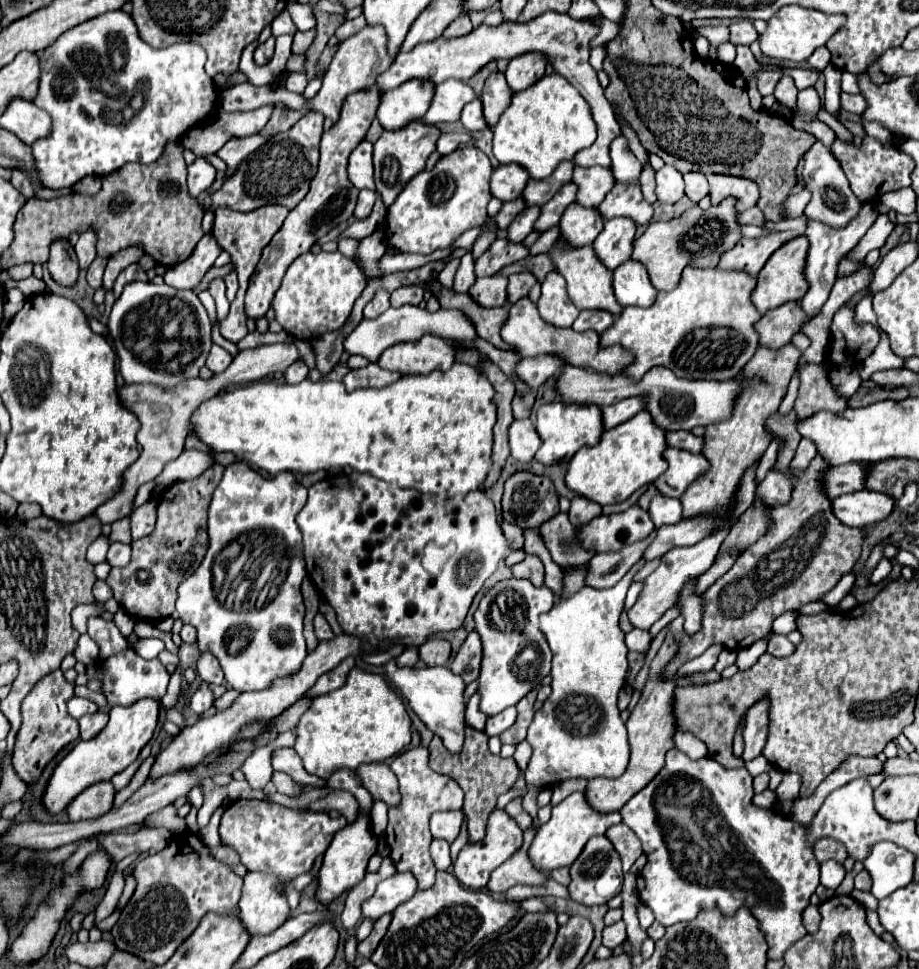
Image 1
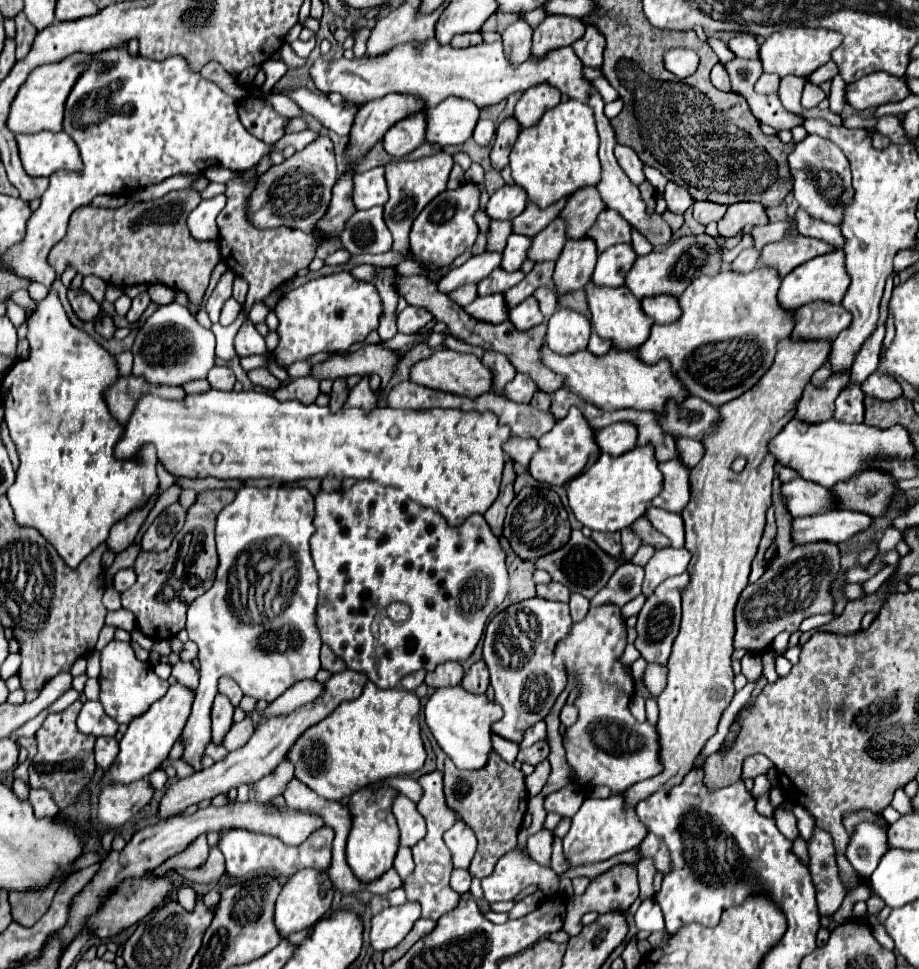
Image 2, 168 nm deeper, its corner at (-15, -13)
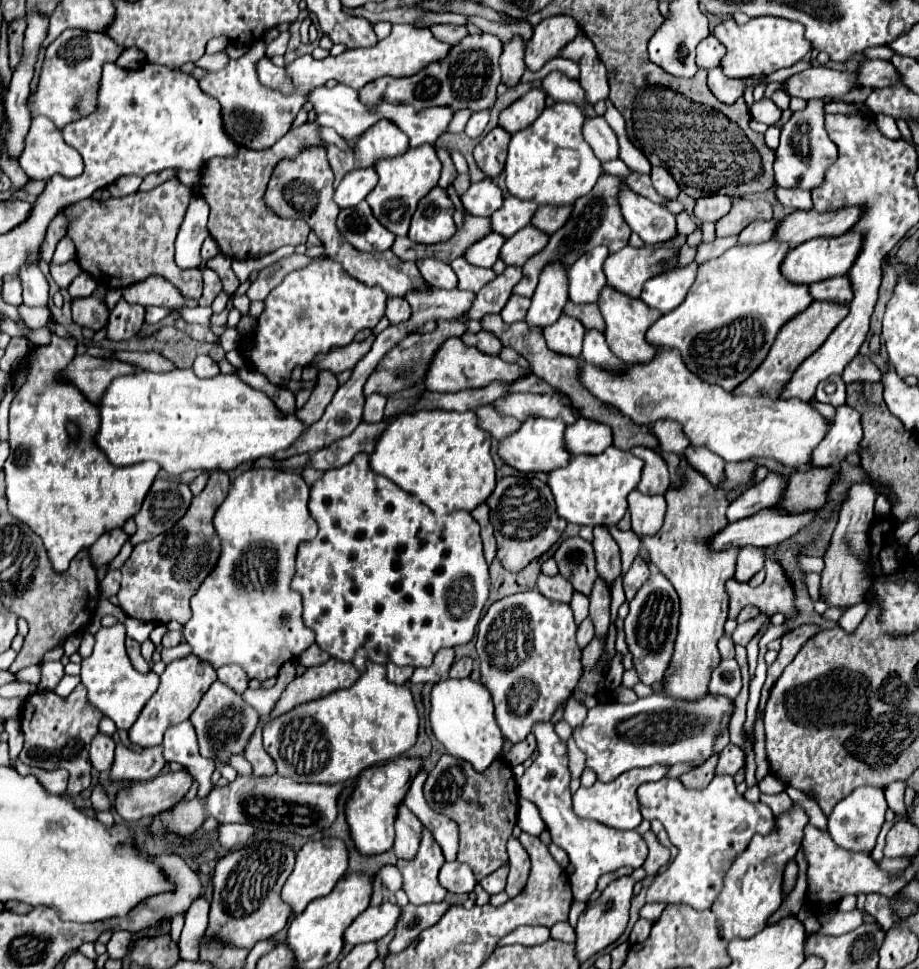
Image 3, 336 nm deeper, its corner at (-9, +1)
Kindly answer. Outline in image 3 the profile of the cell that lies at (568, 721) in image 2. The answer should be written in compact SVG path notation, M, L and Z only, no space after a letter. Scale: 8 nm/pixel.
M572 695L566 702L564 720L572 727L580 726L587 715L587 708L584 703L577 701Z

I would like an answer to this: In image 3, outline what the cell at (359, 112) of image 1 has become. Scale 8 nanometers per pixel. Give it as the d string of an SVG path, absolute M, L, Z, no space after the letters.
M475 34L463 38L453 46L453 54L445 62L433 62L433 66L409 76L409 78L379 78L373 84L367 84L359 98L365 106L375 106L381 102L387 104L405 104L415 110L425 110L429 106L449 104L453 110L469 108L473 112L491 108L495 102L495 88L501 80L499 72L499 54L501 40L493 34Z

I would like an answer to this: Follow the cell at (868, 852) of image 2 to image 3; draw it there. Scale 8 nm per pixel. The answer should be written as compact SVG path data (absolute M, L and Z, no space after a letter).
M873 786L855 788L847 798L843 798L833 808L829 816L829 834L835 840L835 844L839 844L841 848L869 854L875 848L875 840L885 822L885 812L887 812L887 802L881 788L873 788Z

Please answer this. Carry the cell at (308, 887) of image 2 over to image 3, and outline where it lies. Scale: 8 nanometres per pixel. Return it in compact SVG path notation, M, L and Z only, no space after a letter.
M323 838L323 840L307 842L297 854L295 868L289 874L289 878L281 890L281 898L283 898L283 902L287 902L291 906L293 914L299 914L315 898L327 896L333 890L333 886L337 884L337 880L345 874L345 870L347 870L347 848L339 838Z

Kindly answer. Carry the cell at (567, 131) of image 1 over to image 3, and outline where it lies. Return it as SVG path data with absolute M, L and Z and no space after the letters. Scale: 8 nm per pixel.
M555 102L541 116L511 136L505 164L507 190L523 200L535 200L539 206L573 204L585 196L603 174L601 162L583 138L583 114L573 102Z

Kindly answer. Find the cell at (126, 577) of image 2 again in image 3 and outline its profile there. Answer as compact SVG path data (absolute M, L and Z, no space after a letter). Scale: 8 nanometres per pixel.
M109 570L107 576L101 580L101 596L109 598L117 594L119 584L121 584L121 570Z

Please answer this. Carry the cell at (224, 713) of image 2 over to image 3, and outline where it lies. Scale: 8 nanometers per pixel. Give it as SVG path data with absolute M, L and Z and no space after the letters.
M215 680L211 688L205 692L205 696L201 698L197 710L191 714L191 722L197 730L201 754L205 758L209 756L209 760L221 758L223 762L227 762L229 754L243 754L245 742L249 740L251 732L259 722L259 714L249 704L245 704L243 698L235 694L229 686Z

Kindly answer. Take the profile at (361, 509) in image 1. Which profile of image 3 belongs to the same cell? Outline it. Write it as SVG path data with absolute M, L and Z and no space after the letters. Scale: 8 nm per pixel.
M359 452L349 464L341 468L333 468L325 472L323 478L311 484L311 500L309 500L309 512L319 524L319 534L309 540L301 542L299 552L297 552L297 572L291 582L293 590L297 590L303 596L303 620L305 626L315 630L315 642L329 652L333 658L341 662L353 664L361 674L367 670L367 658L377 664L397 664L397 666L429 666L435 658L435 654L441 648L455 648L461 644L467 644L477 628L477 622L481 618L481 610L489 598L489 588L491 588L491 574L489 574L489 564L483 554L483 542L479 536L479 524L469 512L455 512L451 518L439 520L431 510L417 500L417 496L401 490L395 482L389 482L389 478L381 474L373 474L369 470L369 454Z

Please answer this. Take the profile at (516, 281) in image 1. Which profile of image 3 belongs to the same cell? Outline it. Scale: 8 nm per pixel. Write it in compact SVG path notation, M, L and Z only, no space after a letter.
M513 294L513 296L507 300L505 308L501 310L503 320L505 320L505 322L511 322L511 324L523 320L523 318L527 316L529 304L531 304L529 298L523 298L523 296L519 296L519 294Z

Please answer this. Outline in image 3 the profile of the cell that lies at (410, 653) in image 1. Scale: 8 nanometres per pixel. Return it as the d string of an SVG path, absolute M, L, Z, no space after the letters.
M387 664L387 678L389 682L395 682L395 684L407 684L411 674L413 674L413 666L393 666L393 664Z

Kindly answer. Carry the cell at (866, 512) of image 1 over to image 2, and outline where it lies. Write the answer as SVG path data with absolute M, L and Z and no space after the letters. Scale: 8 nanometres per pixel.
M829 510L815 516L791 520L791 542L795 546L811 542L845 542L853 534L865 530L871 524L871 516L845 510Z

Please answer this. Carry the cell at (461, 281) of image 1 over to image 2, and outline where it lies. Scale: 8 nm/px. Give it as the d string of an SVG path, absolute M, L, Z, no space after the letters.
M463 284L449 294L451 294L451 300L455 300L459 306L467 306L467 304L471 304L471 300L477 298L477 286L475 284Z

